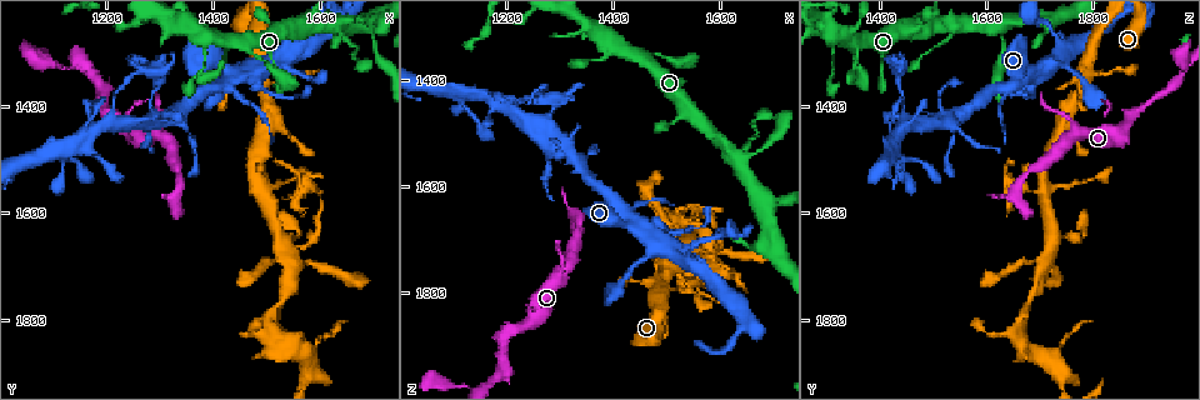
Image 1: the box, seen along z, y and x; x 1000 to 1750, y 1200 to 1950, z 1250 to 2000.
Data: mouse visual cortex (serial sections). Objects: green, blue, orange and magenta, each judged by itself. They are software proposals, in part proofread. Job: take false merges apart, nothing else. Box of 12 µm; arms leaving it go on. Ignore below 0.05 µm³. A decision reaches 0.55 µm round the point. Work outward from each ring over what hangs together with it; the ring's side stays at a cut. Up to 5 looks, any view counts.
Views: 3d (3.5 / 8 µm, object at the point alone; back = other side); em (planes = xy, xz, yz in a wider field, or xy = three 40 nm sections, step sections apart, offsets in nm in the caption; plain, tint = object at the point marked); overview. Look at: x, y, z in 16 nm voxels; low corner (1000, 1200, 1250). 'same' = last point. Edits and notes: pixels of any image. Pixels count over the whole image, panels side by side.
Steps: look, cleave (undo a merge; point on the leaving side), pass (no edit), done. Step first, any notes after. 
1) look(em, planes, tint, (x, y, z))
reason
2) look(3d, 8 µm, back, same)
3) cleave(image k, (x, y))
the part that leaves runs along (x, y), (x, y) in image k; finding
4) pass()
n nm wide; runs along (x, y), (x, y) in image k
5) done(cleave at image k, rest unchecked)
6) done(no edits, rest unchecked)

look(3d, 3.5 µm, (1535, 1670, 1715))
four or more arms meet

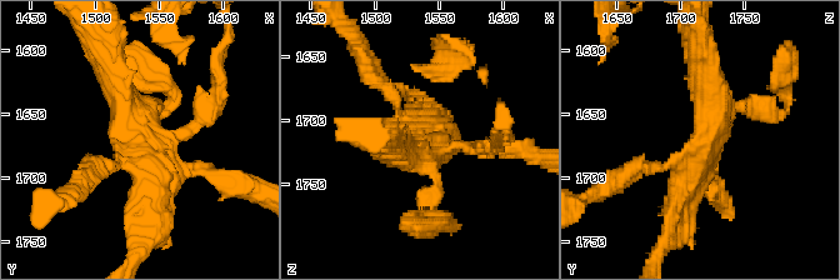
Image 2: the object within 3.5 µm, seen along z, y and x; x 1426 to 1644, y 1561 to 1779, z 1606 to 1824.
look(em, xy, step 2, tint, (1536, 1676, 1720))

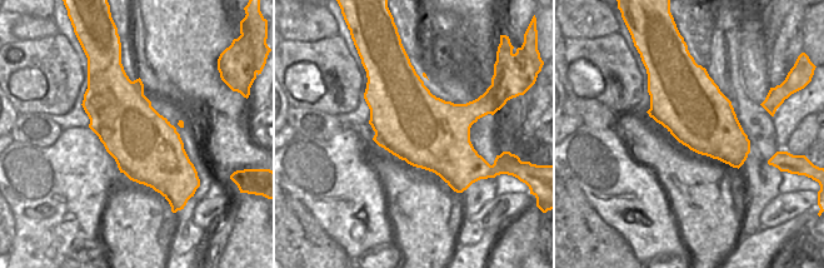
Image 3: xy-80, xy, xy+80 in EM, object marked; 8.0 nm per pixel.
look(em, xy, step 5, tint, same)

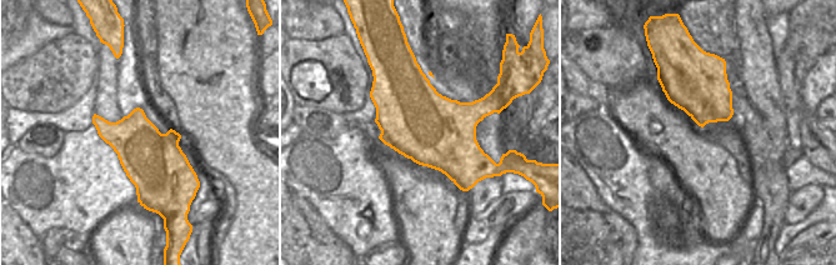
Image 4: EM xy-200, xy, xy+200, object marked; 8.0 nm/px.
cleave(image 2, (210, 108))
border along (466, 103), (484, 116) in image 4; a second cell is stuck on

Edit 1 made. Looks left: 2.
look(3d, 3.5 µm, (1130, 1480, 1430))
sharp bend

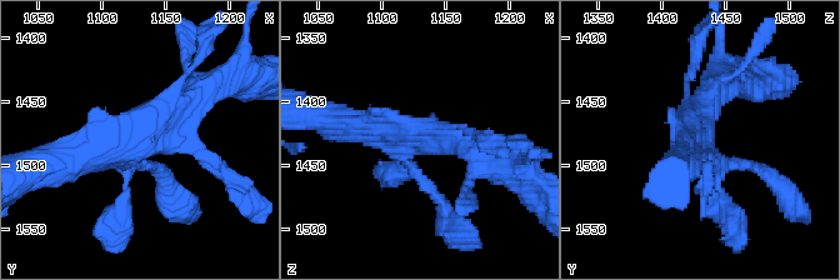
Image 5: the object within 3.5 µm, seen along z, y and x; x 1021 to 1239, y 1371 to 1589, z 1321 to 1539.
look(em, xy, step 3, tint, (1132, 1476, 1426))
4 arms; arms of 150, 150, 350, 400 nm

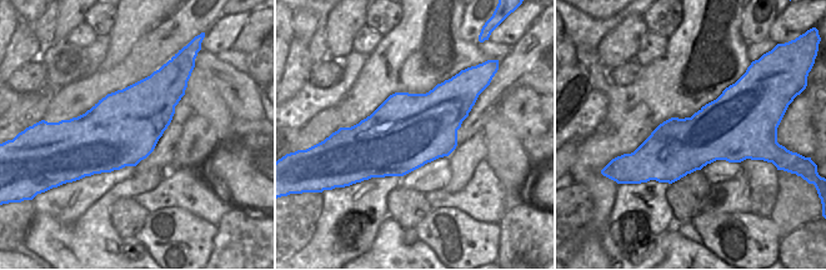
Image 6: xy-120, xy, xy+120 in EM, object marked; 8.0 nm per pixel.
pass()
runs along (205, 90), (151, 136), (64, 163) in image 5; continuous, no second cell

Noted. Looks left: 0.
done(cleave at image 2, rest unchecked)

